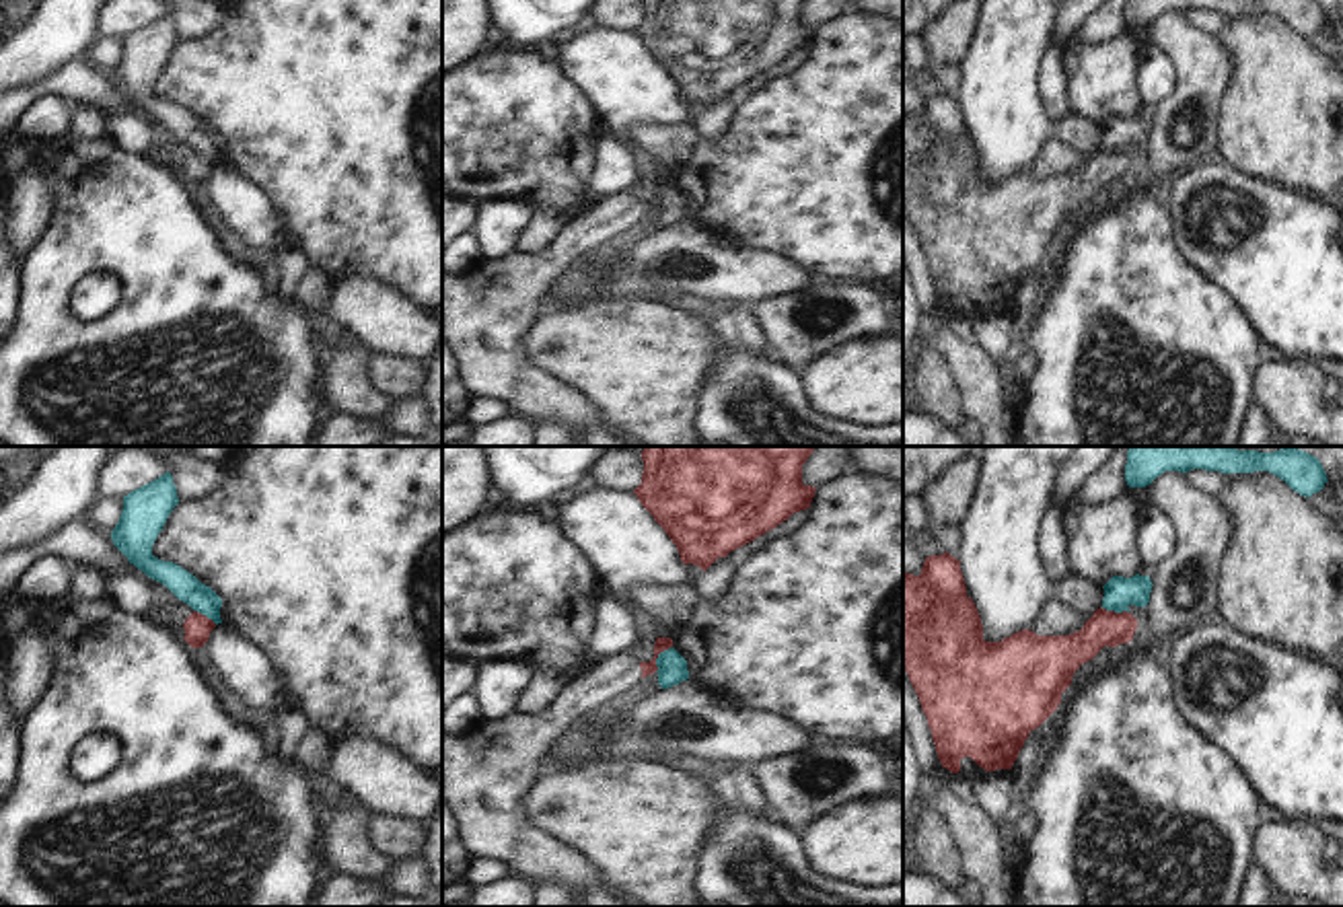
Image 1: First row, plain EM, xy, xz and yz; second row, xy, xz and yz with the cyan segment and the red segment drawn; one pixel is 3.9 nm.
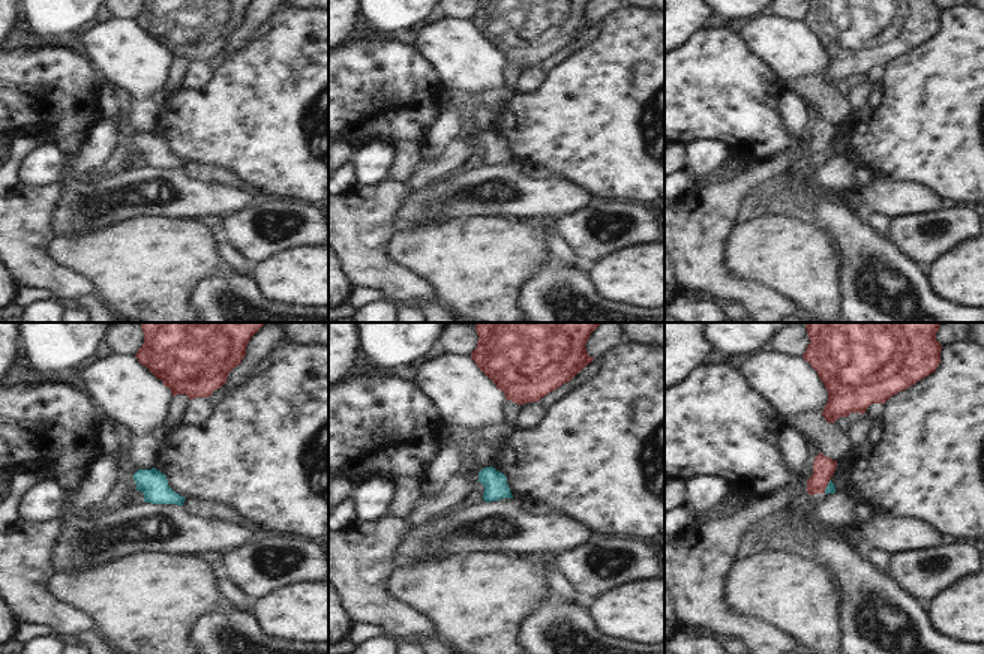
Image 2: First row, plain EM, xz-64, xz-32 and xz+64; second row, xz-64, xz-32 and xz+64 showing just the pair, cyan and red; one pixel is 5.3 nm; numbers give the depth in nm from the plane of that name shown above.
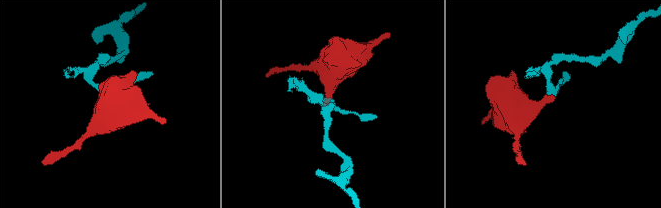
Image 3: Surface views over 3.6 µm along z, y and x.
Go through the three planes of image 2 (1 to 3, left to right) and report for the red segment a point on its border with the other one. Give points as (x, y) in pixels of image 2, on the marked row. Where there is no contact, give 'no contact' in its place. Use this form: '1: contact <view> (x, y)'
1: no contact
2: no contact
3: contact xz+64 (827, 486)

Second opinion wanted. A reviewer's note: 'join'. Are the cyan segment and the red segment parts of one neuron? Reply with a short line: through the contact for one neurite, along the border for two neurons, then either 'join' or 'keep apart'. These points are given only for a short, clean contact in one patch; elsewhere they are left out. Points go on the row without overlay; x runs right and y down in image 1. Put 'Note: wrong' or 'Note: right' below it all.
xz (671, 186), (659, 194), (655, 210) | keep apart
Note: wrong

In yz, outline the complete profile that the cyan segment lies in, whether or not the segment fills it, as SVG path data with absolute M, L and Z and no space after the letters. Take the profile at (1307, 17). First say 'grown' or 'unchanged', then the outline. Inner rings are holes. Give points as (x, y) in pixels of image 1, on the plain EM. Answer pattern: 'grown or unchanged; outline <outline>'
unchanged; outline M1127 0L1125 21L1129 27L1146 27L1164 10L1187 12L1191 8L1220 10L1226 14L1269 10L1306 37L1320 31L1329 21L1320 0Z

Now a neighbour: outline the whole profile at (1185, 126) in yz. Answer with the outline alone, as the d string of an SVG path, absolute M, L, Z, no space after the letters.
M1164 10L1150 25L1150 43L1174 64L1174 90L1150 109L1152 132L1144 167L1168 177L1187 171L1220 146L1220 107L1232 58L1222 39L1195 27L1181 10Z

